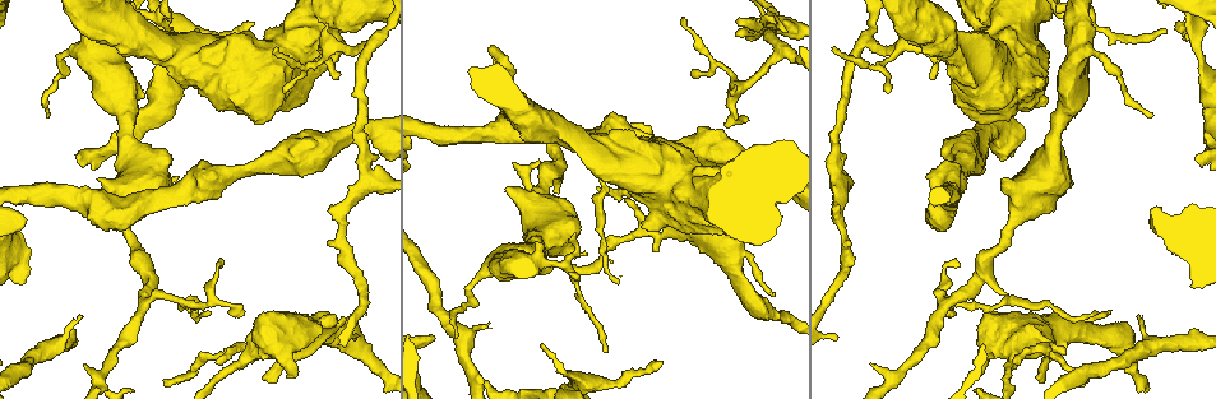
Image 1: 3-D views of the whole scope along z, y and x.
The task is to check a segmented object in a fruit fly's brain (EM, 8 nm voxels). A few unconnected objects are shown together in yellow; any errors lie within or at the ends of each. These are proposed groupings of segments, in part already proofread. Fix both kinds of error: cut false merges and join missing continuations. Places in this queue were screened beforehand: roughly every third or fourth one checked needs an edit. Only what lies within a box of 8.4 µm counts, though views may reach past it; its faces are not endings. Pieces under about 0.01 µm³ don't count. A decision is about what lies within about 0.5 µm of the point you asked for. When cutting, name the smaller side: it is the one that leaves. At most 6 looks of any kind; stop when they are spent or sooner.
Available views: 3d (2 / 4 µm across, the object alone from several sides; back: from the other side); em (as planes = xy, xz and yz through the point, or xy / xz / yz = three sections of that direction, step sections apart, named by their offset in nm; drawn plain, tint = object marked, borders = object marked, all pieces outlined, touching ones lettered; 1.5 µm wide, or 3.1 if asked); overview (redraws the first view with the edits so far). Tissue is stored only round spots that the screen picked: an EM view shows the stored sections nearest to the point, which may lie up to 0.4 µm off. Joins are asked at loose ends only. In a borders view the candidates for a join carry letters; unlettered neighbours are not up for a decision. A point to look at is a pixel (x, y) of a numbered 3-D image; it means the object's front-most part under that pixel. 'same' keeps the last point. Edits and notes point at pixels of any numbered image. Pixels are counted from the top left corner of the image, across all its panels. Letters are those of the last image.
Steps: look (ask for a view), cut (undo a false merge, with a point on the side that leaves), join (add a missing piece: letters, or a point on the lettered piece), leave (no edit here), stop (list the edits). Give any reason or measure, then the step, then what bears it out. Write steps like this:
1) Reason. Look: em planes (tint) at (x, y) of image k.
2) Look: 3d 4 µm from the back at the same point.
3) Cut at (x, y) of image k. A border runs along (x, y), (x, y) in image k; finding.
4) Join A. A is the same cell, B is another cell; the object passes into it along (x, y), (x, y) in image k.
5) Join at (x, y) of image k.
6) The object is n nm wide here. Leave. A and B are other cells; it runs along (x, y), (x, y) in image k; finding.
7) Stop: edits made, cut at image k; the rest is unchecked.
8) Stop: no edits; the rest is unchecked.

Free end. Look: 3d 2 µm at (288, 376) of image 1.

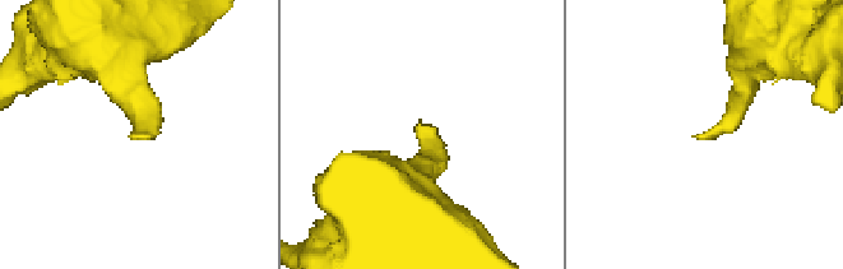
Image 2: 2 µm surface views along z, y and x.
Now the EM. Look: em yz step 8 (borders) at (136, 135) of image 2.

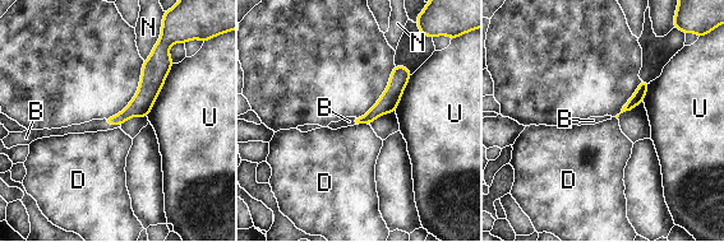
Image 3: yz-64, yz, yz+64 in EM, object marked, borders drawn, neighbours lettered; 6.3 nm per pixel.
Cut it another way. Look: em planes (borders) at the same point.

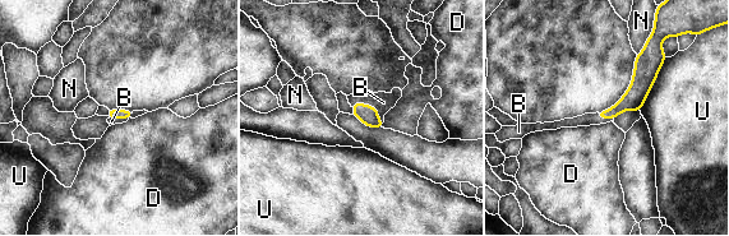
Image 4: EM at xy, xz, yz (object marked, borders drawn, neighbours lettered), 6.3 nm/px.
Join B. B is the same cell, D, N and U are other cells; the object passes into it along (368, 115), (369, 105), (383, 102) in image 4; it goes on there.

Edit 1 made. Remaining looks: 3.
Tapers out. Look: em yz step 4 (tint) at (1180, 25) of image 1.

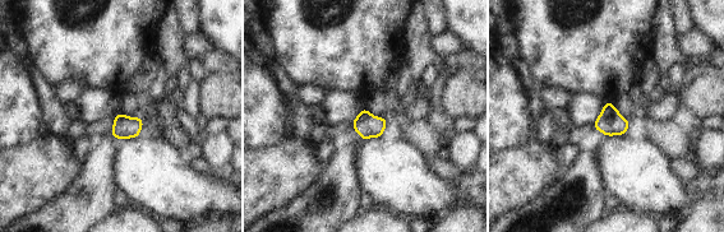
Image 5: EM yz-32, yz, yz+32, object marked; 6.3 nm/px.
Look: em planes (borders) at the same point.

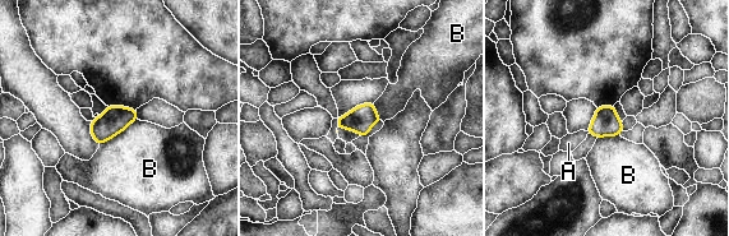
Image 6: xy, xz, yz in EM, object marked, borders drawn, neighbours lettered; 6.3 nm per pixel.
Leave. A and B are other cells; a border runs along (130, 123), (121, 132), (100, 144) in image 6; no lettered piece goes on from it.

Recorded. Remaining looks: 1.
Stop: edits made, join at image 4; the rest is unchecked.

